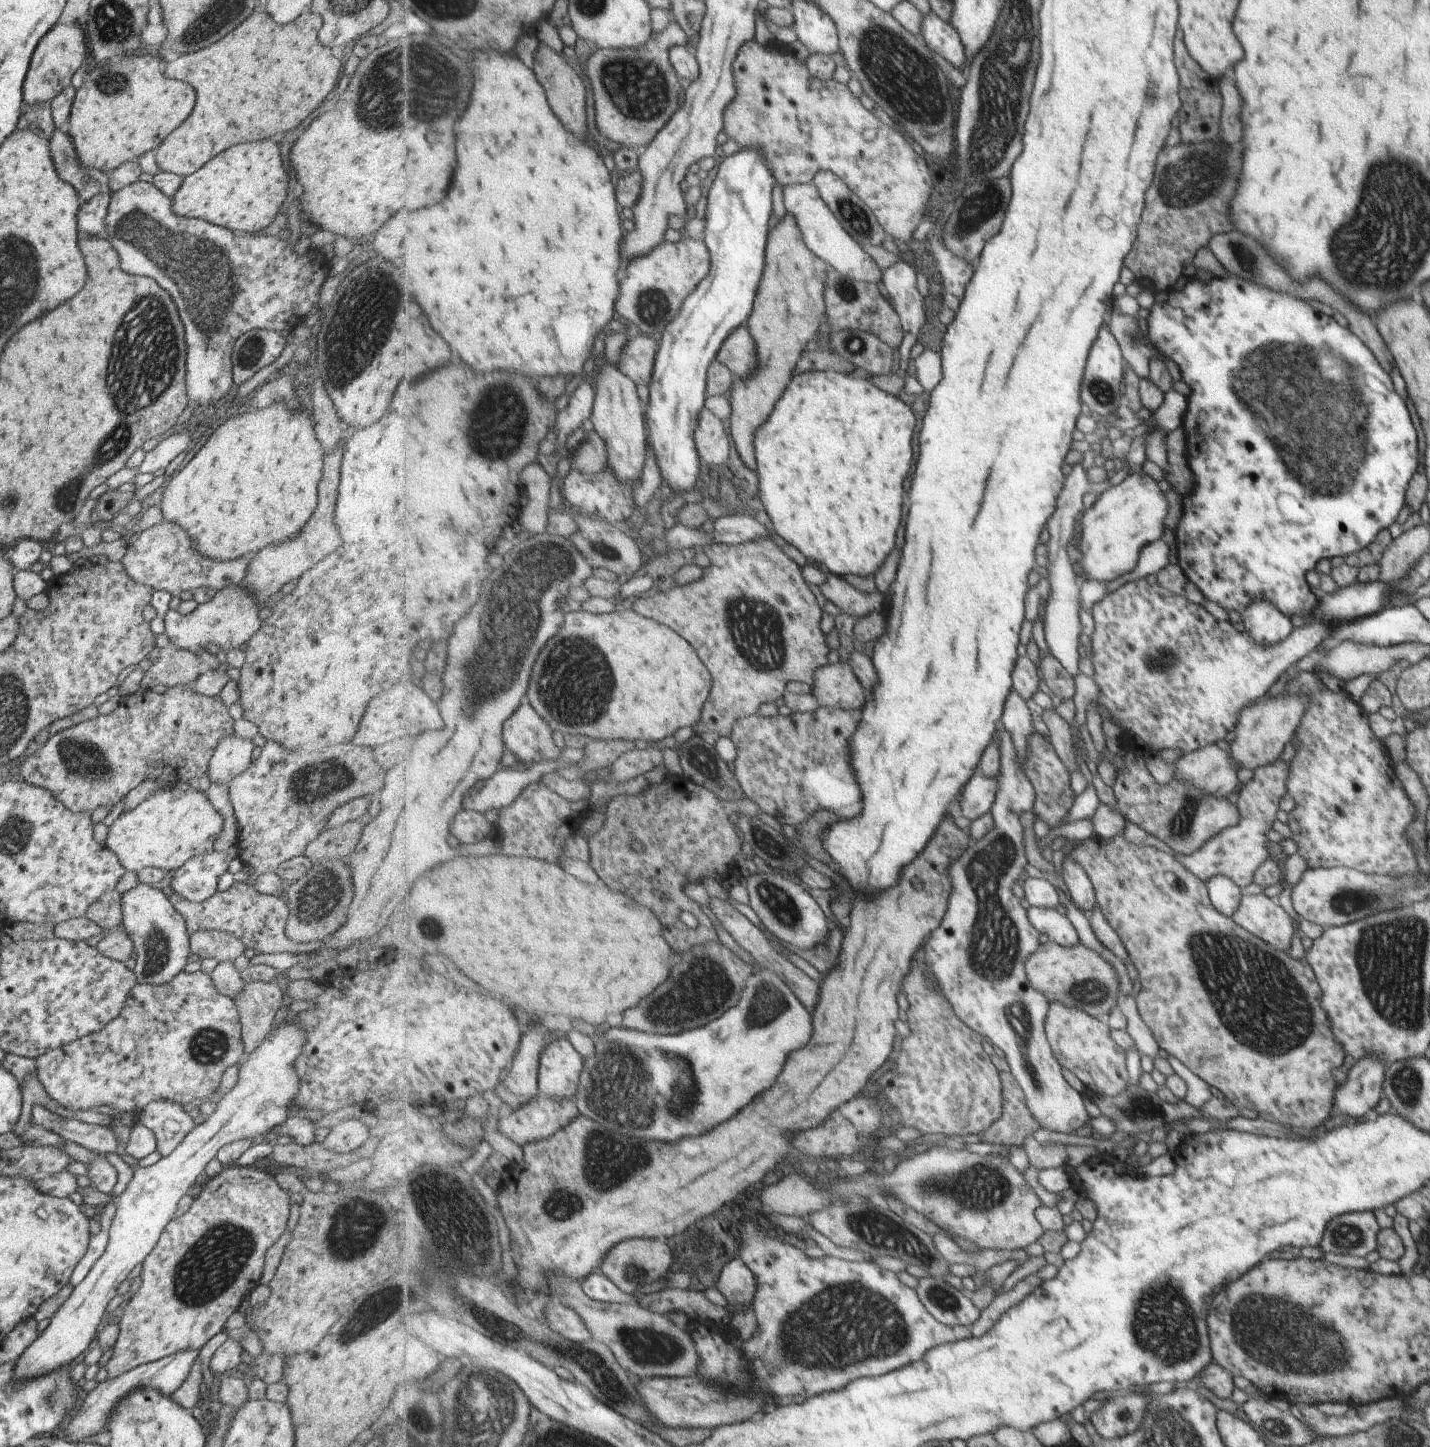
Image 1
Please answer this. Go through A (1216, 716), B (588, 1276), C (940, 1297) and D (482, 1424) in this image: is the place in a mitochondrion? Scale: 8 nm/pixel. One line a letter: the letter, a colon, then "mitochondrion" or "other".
A: other
B: other
C: mitochondrion
D: mitochondrion

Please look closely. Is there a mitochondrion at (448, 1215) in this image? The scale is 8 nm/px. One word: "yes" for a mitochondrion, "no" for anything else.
yes

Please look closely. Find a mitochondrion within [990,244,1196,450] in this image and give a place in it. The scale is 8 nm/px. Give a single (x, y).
(1100, 391)

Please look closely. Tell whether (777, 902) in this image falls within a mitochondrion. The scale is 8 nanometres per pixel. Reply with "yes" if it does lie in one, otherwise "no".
yes

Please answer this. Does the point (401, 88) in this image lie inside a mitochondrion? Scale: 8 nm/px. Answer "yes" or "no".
yes

